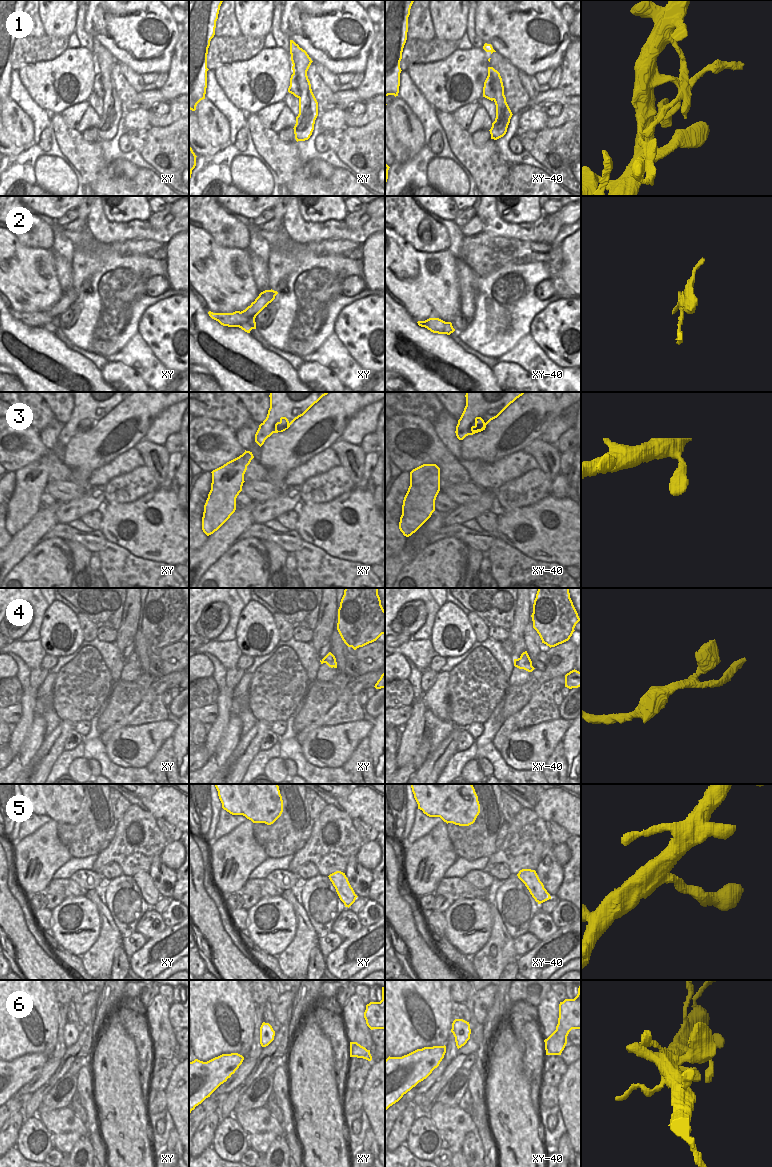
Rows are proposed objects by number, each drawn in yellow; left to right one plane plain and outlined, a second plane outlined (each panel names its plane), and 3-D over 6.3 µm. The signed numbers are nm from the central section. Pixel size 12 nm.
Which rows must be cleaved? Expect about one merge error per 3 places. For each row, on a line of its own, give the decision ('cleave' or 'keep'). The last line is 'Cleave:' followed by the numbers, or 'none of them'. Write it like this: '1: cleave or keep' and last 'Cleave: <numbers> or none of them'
1: cleave
2: cleave
3: keep
4: keep
5: keep
6: keep
Cleave: 1, 2

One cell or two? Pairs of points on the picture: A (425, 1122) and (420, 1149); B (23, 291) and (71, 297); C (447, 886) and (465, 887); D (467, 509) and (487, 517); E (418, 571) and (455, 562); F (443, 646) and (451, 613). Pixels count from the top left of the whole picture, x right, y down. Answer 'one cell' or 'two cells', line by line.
A: one cell
B: two cells
C: one cell
D: two cells
E: one cell
F: one cell

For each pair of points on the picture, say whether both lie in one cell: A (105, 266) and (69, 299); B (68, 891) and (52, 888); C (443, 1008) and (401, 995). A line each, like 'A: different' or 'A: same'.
A: same
B: same
C: same

